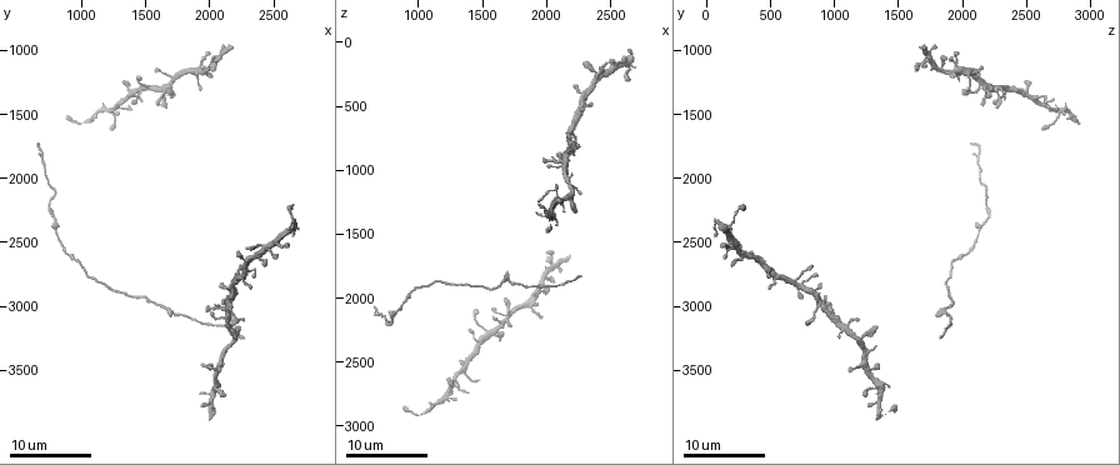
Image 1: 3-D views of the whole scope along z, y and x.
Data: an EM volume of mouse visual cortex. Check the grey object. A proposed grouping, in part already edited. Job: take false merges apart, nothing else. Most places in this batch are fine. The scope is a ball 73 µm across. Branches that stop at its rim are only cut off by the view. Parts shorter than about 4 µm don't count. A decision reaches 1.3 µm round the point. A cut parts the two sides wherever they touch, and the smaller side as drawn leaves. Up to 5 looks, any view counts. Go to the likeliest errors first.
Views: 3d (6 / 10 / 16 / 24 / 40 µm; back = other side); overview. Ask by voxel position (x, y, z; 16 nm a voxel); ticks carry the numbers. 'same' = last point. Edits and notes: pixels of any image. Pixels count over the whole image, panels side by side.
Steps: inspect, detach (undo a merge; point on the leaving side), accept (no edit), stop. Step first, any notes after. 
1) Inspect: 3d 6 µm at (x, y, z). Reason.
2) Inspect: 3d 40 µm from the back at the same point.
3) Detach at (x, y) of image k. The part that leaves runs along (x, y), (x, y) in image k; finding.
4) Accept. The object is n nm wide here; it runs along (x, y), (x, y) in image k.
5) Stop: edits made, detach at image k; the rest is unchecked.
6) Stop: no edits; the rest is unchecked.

Inspect: 3d 16 µm at (2180, 3260, 1200). Three arms meet.

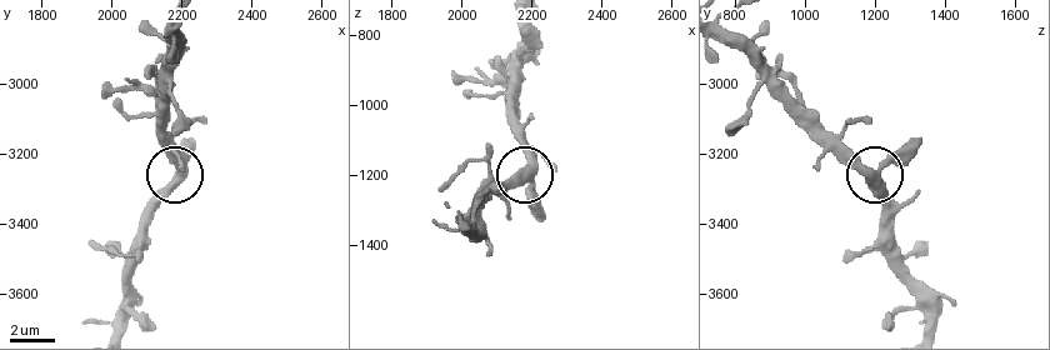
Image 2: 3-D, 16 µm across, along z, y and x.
Inspect: 3d 10 µm at (2190, 3280, 1190).

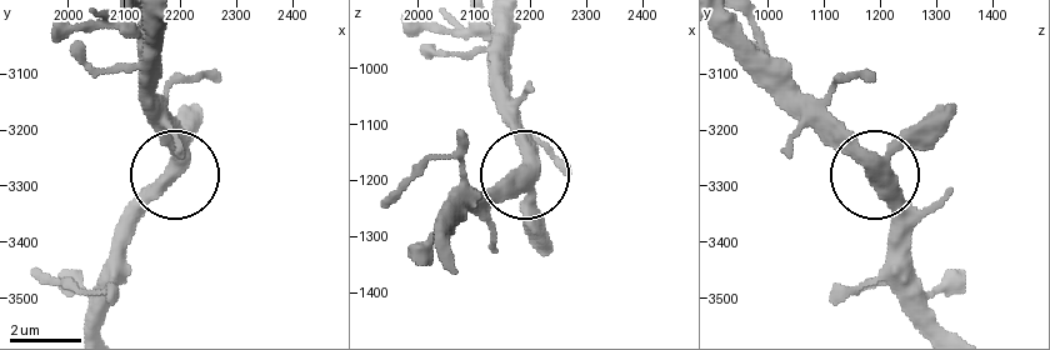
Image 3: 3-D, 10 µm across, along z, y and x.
Accept. All the same neuron.

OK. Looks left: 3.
Inspect: 3d 24 µm at (680, 1800, 2120). Calibre changes.

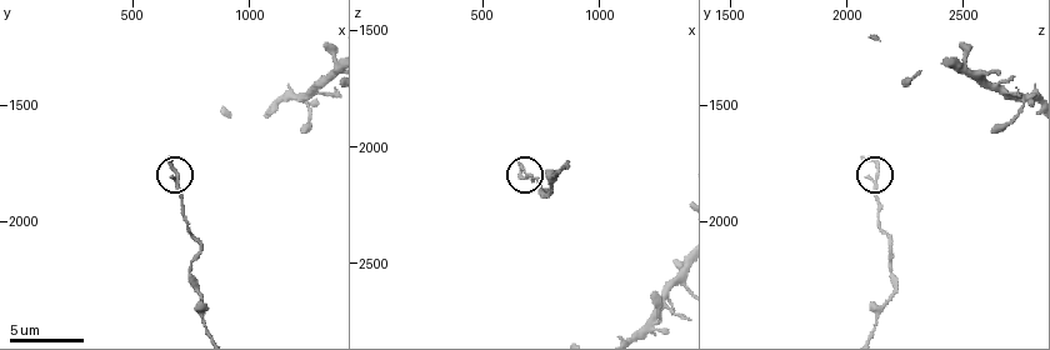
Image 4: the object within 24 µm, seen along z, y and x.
Inspect: 3d 10 µm at (690, 1800, 2120).

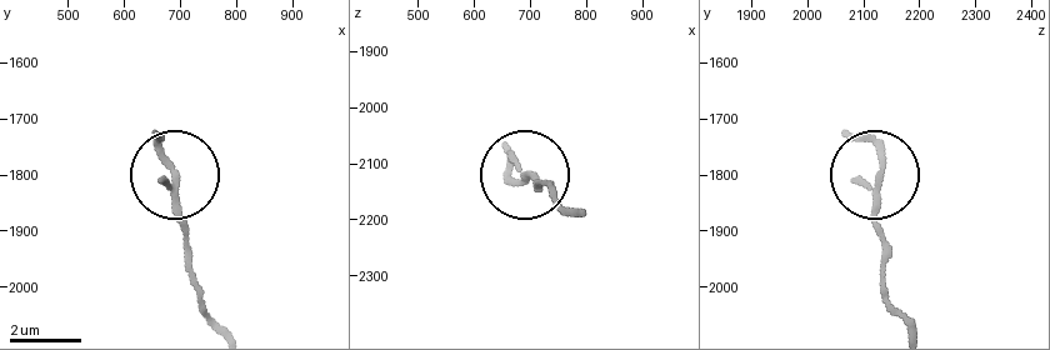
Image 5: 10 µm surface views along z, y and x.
Accept. It runs along (219, 321), (204, 304), (175, 214), (175, 181) in image 5; one neuron here.

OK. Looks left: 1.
Inspect: 3d 10 µm at (750, 2210, 2190). Calibre changes.

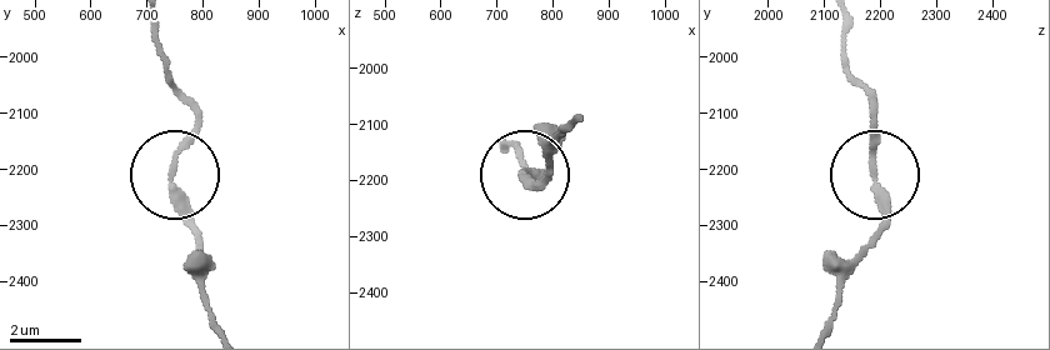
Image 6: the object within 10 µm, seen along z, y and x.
Accept. The object is 220 nm wide here; it runs along (215, 325), (176, 173), (195, 119), (189, 95) in image 6; continuous, no second neuron.

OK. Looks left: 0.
Stop: no edits; the rest is unchecked.

